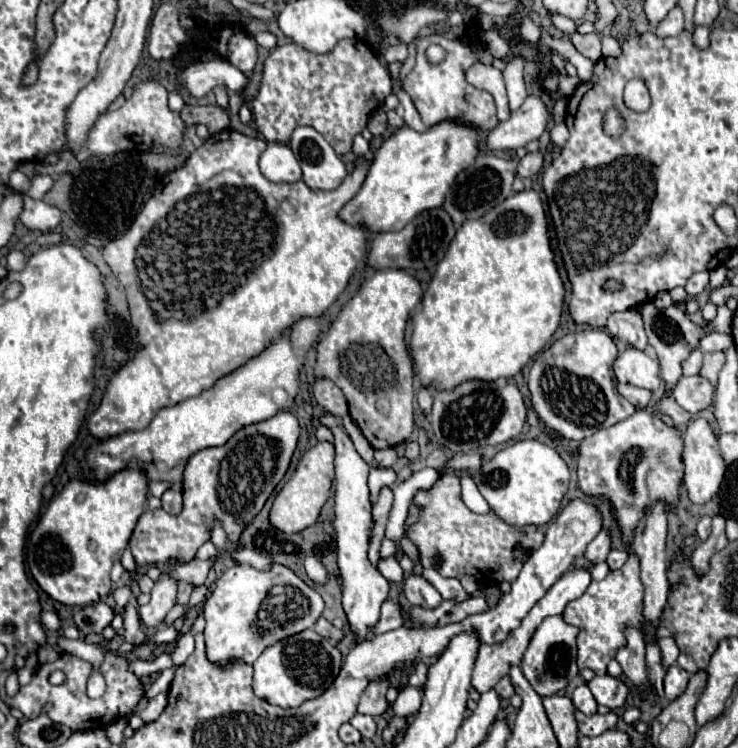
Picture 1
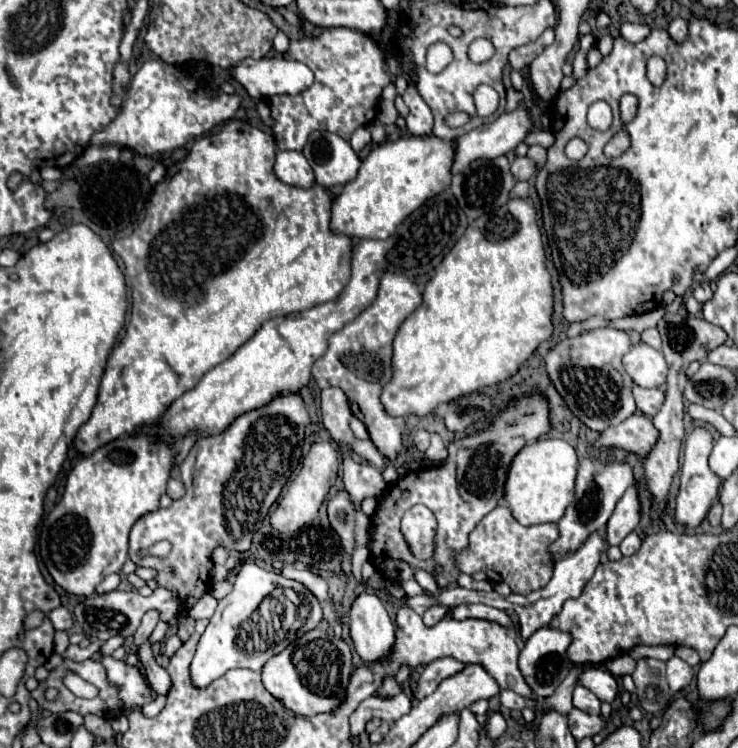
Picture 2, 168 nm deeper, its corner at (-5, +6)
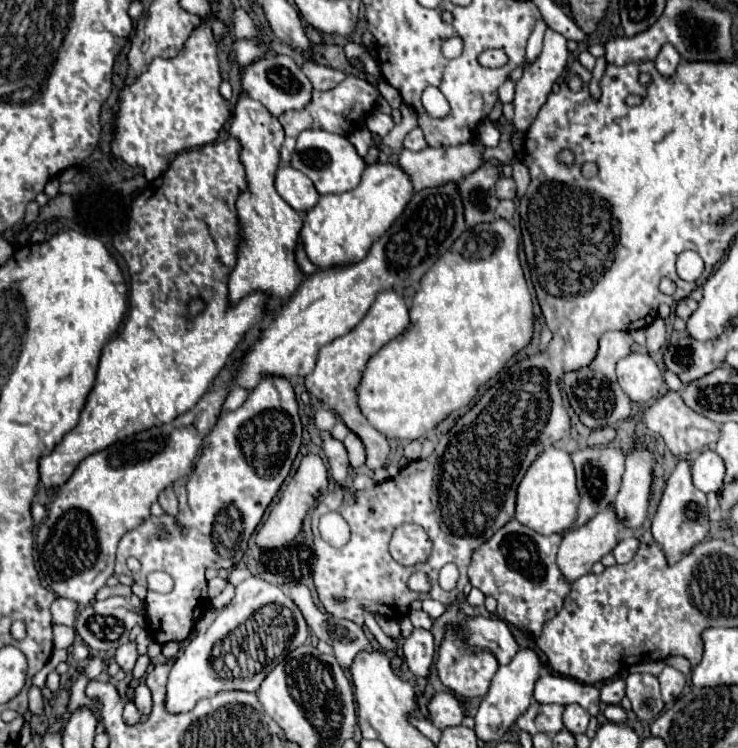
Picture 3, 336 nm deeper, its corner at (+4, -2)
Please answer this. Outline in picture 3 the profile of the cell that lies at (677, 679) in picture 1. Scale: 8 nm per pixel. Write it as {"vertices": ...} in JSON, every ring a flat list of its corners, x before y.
{"vertices":[[664,666,658,680,660,680,660,692,662,692,664,702,672,702,684,690,684,674,672,666]]}

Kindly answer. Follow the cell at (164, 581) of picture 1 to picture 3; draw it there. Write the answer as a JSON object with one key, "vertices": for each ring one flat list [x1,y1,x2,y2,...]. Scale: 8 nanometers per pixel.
{"vertices":[[126,642,122,644,118,650,116,650,116,662,122,670,126,672,132,672,134,664,136,664,136,658,138,658,138,652,136,652,136,642]]}

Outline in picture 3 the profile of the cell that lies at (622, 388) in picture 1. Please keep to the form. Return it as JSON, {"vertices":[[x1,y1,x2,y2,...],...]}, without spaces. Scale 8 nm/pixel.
{"vertices":[[668,392,662,398,656,398,648,406,640,408,640,418,642,418,644,426,650,428,652,432,660,434,664,438,666,446,672,450,672,454,676,454,680,458,718,440,718,426,714,422,710,422,708,418,696,414,688,406,684,406,684,402,680,398,680,392]]}

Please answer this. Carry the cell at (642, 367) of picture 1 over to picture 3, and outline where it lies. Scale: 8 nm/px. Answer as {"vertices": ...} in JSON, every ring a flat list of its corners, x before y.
{"vertices":[[632,352,616,366,618,382,632,402,644,404,658,396,664,378,656,362,646,352]]}

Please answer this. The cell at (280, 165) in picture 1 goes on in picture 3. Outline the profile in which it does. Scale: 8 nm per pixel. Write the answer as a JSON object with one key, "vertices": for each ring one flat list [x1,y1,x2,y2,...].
{"vertices":[[280,166,276,172,276,192,298,212,310,210,320,194,316,192,314,184,306,174,300,170,294,170,292,166]]}

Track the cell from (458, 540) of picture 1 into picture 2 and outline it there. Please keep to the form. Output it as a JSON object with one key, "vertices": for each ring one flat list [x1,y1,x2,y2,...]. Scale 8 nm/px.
{"vertices":[[497,506,487,514,471,532,469,548,463,554,457,554,457,566,465,574,475,574,479,570,487,572,491,582,509,584,515,594,529,594,547,586,553,576,553,556,549,544,559,538,557,524,539,524,539,526,521,526,509,506]]}

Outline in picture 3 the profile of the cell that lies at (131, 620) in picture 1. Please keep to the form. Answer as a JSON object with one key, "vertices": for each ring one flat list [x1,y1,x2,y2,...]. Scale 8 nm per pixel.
{"vertices":[[138,684,134,688,134,704,138,706,138,710,142,712,142,716,146,718,150,714,150,708,152,708,152,694,150,694,150,688,146,684]]}

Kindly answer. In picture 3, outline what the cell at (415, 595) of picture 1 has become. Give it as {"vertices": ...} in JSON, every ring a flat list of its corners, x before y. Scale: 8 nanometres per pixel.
{"vertices":[[414,628,412,634,404,640,404,662,416,676,428,676,432,658,434,658,434,638,430,630]]}

